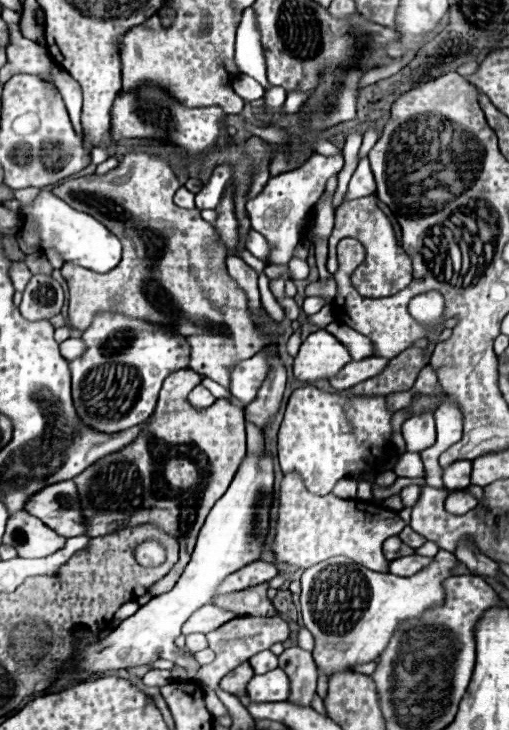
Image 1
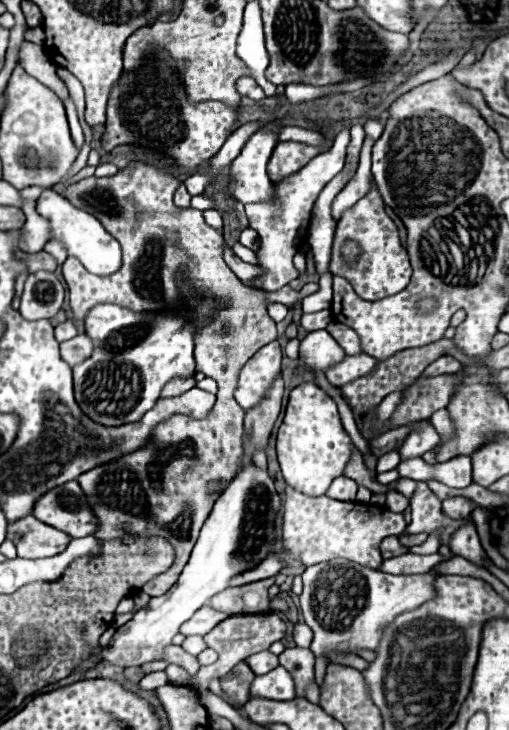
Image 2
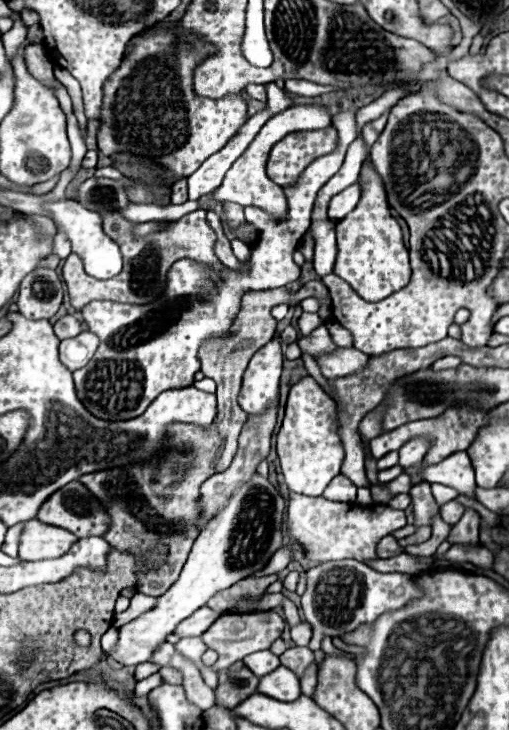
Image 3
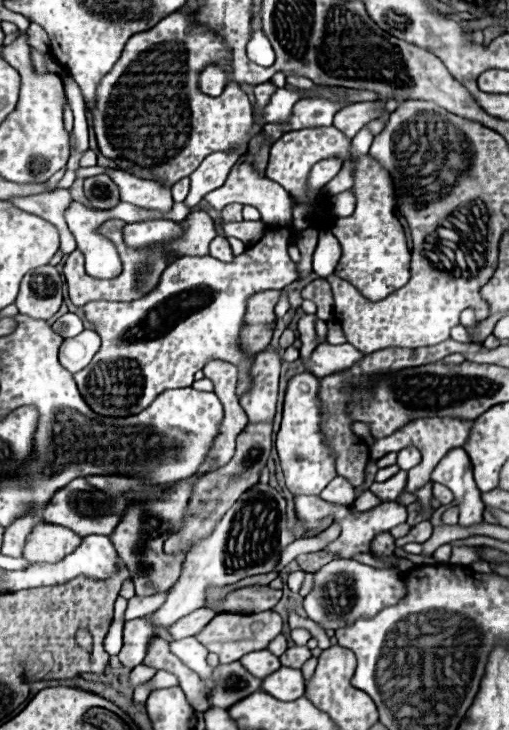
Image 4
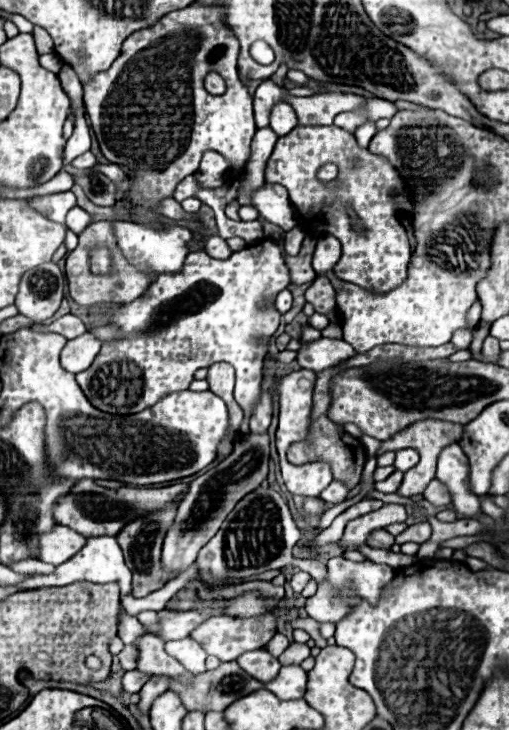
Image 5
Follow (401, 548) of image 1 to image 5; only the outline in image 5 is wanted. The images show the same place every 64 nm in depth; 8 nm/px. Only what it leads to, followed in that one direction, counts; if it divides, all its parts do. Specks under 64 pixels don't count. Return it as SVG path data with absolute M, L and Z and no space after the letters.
M374 530L366 538L366 544L372 546L372 548L386 548L388 550L394 544L394 536L386 534L386 530Z

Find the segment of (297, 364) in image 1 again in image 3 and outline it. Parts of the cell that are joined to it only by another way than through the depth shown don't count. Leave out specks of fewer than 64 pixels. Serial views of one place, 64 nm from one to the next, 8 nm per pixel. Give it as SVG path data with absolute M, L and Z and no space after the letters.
M318 326L308 338L300 338L297 343L302 352L312 354L314 358L318 354L324 354L326 350L334 350L336 346L330 342L330 334L326 330L326 326Z

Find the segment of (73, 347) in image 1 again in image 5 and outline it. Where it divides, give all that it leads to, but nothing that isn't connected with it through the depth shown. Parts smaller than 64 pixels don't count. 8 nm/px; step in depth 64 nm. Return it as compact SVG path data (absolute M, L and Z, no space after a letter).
M86 332L74 340L68 340L68 344L64 346L64 350L60 354L60 362L62 362L64 370L78 374L78 372L90 368L90 364L98 356L98 352L100 352L100 342L90 332Z

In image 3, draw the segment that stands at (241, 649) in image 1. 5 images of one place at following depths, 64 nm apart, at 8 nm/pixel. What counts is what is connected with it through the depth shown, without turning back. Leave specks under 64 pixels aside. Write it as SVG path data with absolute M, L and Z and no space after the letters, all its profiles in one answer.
M268 610L268 612L254 612L254 614L224 614L218 618L218 622L214 622L214 626L210 626L200 638L202 642L210 648L218 652L218 662L212 666L214 670L222 670L226 666L232 666L234 662L242 660L244 656L258 652L258 650L268 650L270 644L282 636L284 630L284 620Z

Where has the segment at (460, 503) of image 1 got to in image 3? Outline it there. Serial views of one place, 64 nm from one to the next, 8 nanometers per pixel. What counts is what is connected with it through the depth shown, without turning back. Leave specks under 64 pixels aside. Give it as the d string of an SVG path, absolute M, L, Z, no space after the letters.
M452 500L452 502L448 502L448 504L444 504L440 508L440 514L442 514L444 522L448 522L450 526L454 526L458 522L458 518L462 518L462 510L464 510L464 506L458 504L456 500Z

